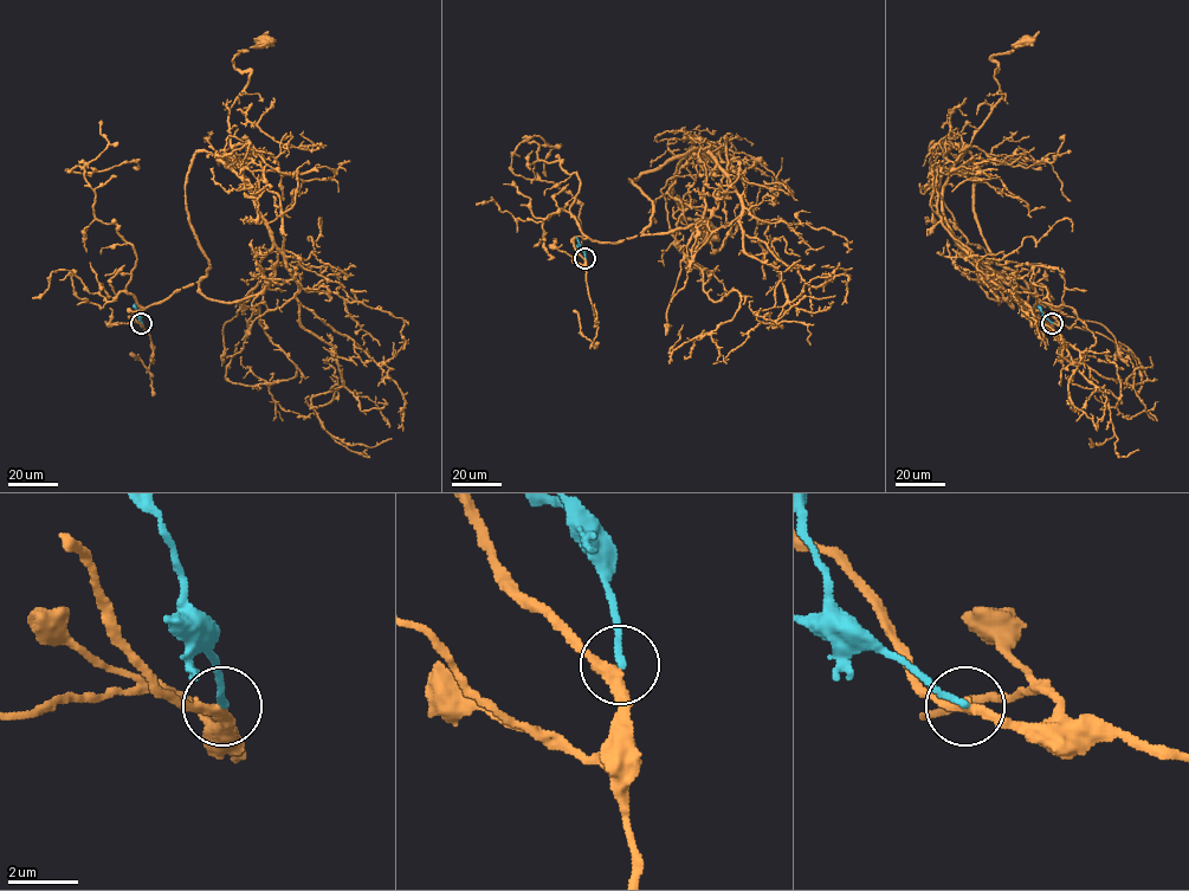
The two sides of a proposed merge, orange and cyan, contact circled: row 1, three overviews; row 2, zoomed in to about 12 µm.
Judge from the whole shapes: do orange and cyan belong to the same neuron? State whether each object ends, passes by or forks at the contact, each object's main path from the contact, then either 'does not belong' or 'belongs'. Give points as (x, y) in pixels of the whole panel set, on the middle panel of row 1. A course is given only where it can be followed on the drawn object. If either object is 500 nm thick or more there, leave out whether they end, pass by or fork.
orange passes by; cyan ends there; orange runs (585, 258), (576, 237), (650, 225), (628, 179), (684, 155), (672, 197), (708, 232); cyan runs (585, 258), (576, 238); does not belong

